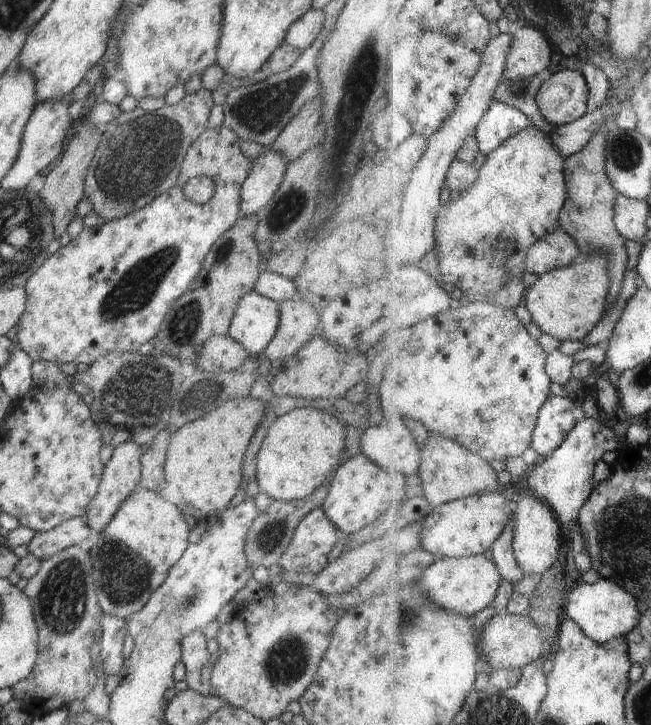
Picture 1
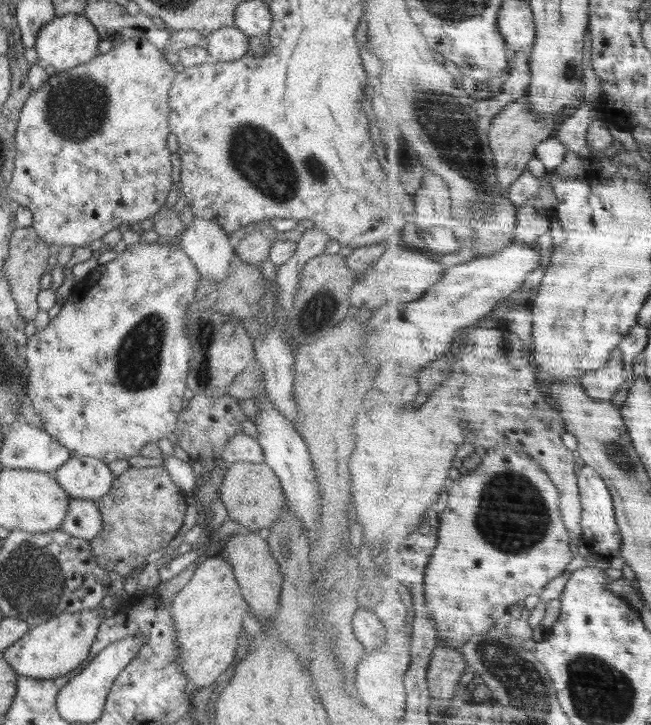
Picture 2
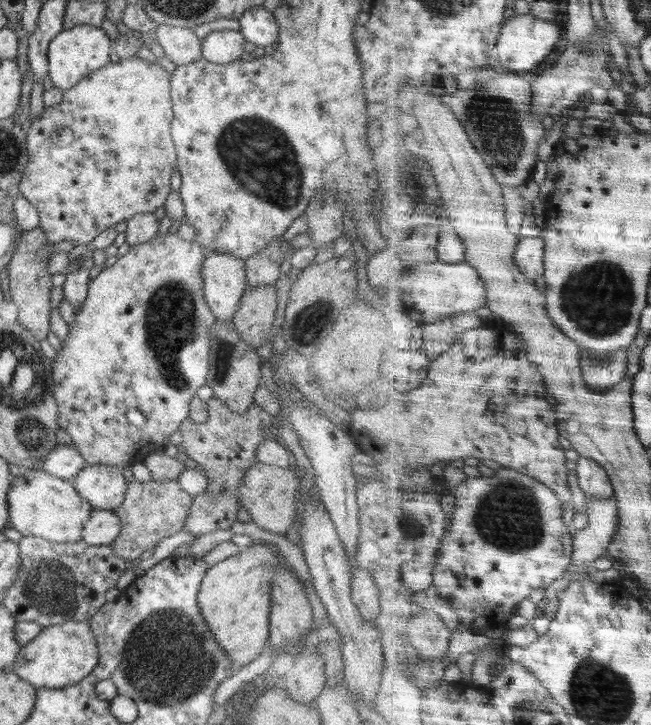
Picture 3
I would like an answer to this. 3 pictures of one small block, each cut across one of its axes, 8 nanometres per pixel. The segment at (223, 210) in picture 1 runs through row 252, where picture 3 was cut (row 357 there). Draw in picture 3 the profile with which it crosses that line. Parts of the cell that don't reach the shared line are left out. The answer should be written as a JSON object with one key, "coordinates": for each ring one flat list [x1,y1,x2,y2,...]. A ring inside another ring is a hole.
{"coordinates":[[161,234,152,238,149,242,132,245,126,256,118,259,110,268,104,267,102,272,89,282,88,298,84,302,84,308,76,312,76,320,69,324,66,340,61,341,61,348,57,350,56,357,51,361,51,381,53,395,58,405,58,426,72,438,74,448,82,455,86,464,109,464,124,467,126,463,142,463,150,454,162,450,170,443,169,438,179,430,180,424,188,417,188,405,196,390,204,386,210,362,209,330,216,324,216,318,206,303,202,281,202,262,206,251,196,241,187,242,176,234]]}

